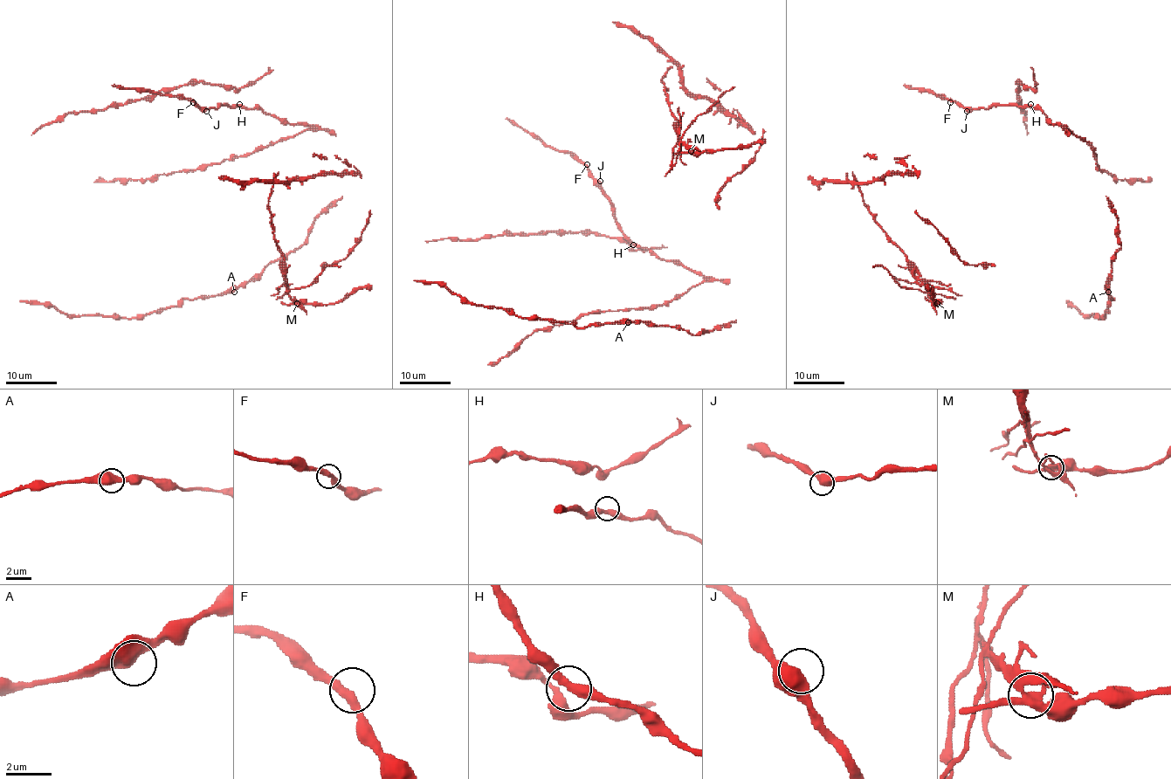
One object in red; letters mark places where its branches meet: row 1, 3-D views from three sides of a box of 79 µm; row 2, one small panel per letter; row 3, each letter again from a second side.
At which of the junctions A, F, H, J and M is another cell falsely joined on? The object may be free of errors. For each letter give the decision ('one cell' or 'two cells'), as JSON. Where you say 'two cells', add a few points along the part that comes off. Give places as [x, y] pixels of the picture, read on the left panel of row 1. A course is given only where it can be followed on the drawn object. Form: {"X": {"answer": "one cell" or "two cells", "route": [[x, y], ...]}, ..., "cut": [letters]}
{"A": {"answer": "one cell"}, "F": {"answer": "one cell"}, "H": {"answer": "one cell"}, "J": {"answer": "one cell"}, "M": {"answer": "two cells", "route": [[296, 303], [288, 294], [284, 278], [284, 253], [274, 240], [268, 205], [273, 181], [278, 172]]}, "cut": ["M"]}

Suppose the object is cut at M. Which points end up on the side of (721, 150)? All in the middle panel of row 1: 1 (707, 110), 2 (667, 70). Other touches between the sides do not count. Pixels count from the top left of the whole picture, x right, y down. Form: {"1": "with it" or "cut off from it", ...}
{"1": "cut off from it", "2": "cut off from it"}

